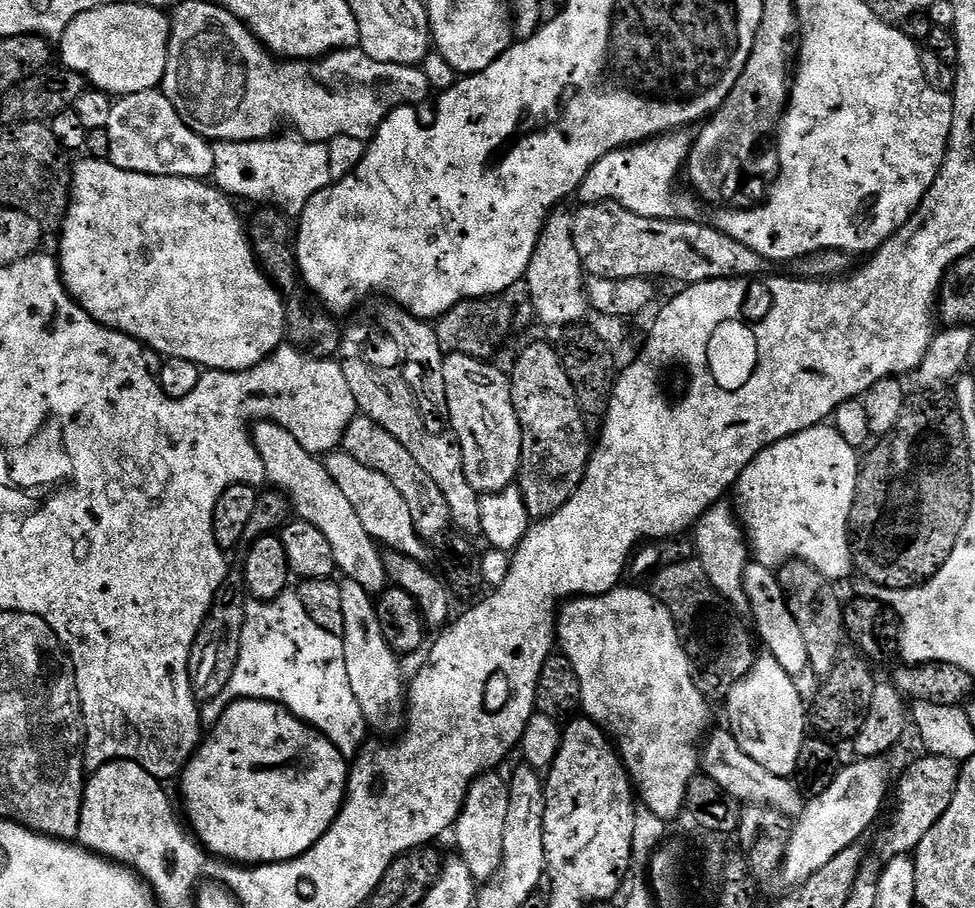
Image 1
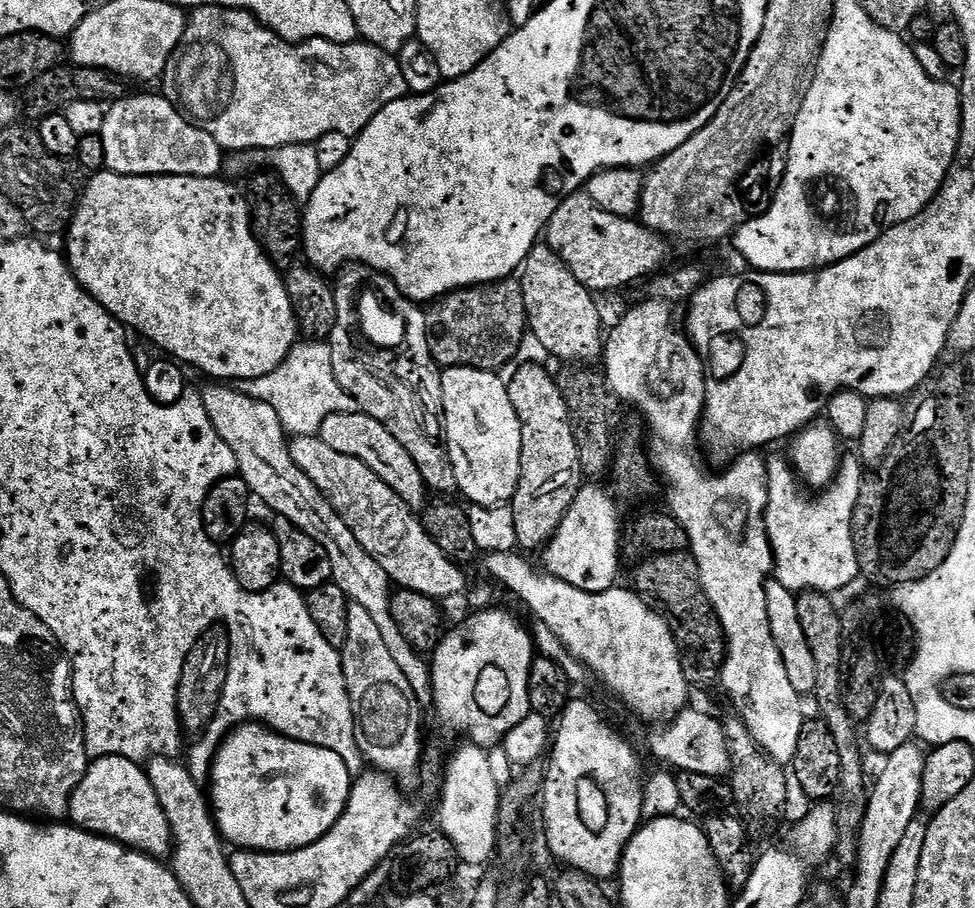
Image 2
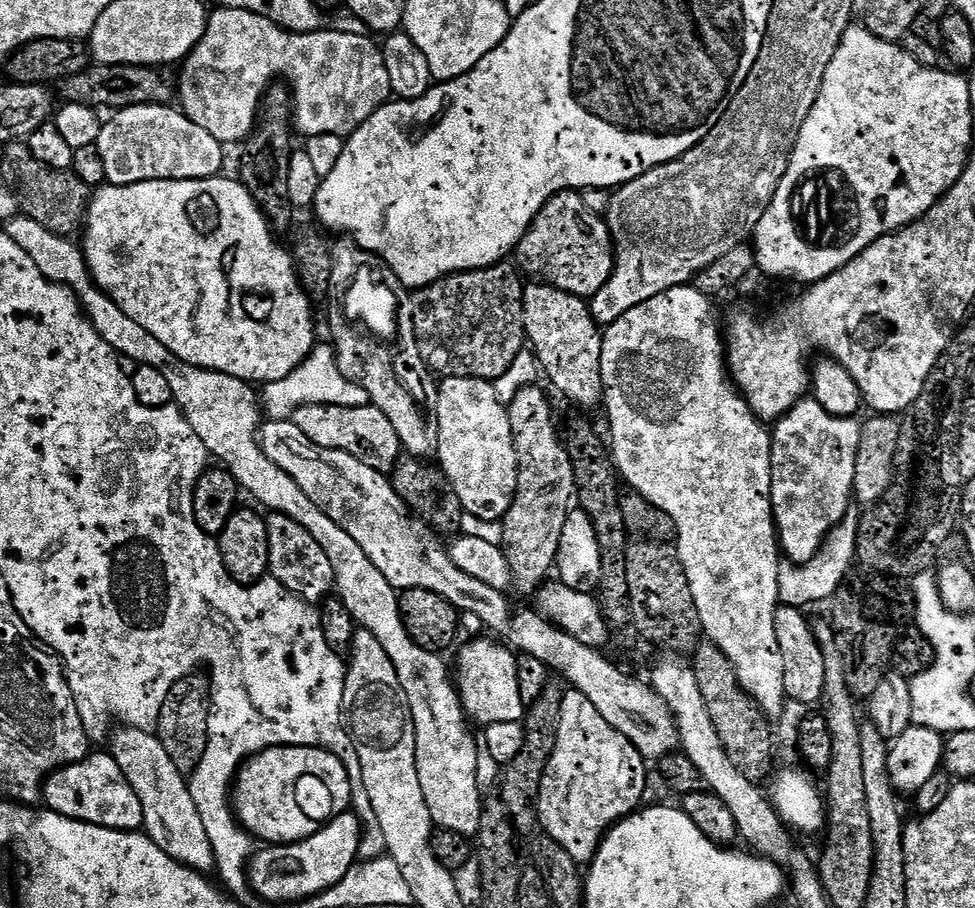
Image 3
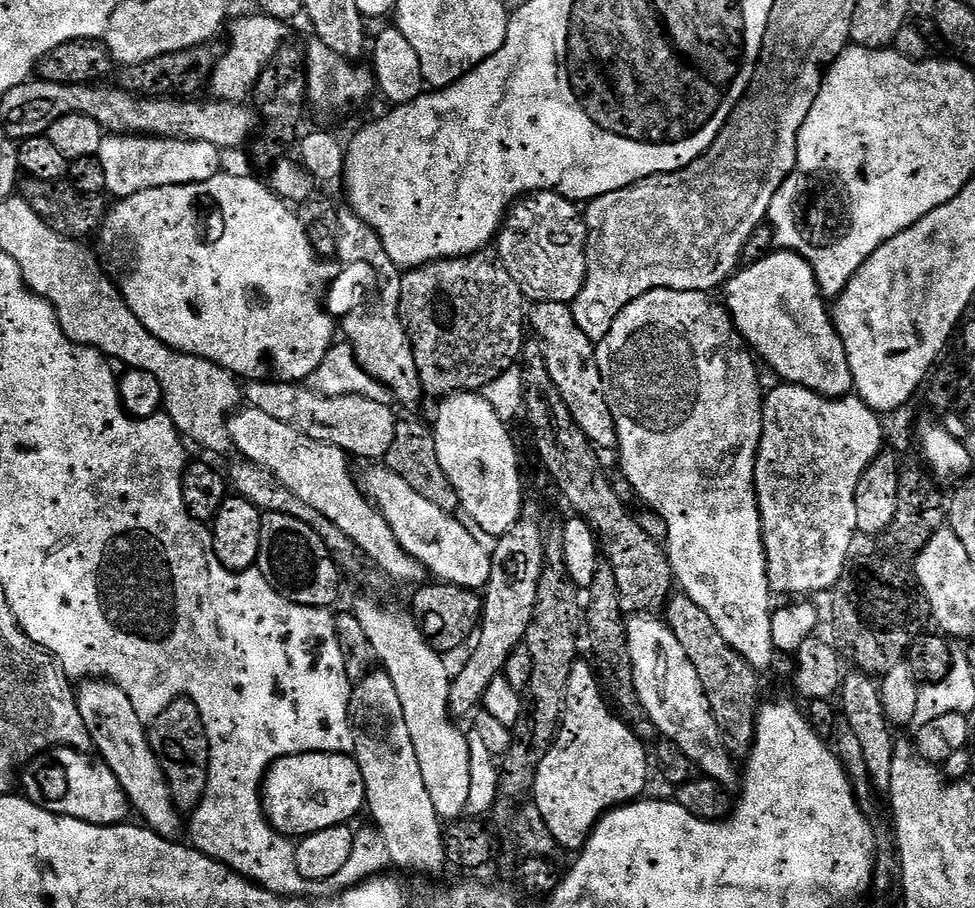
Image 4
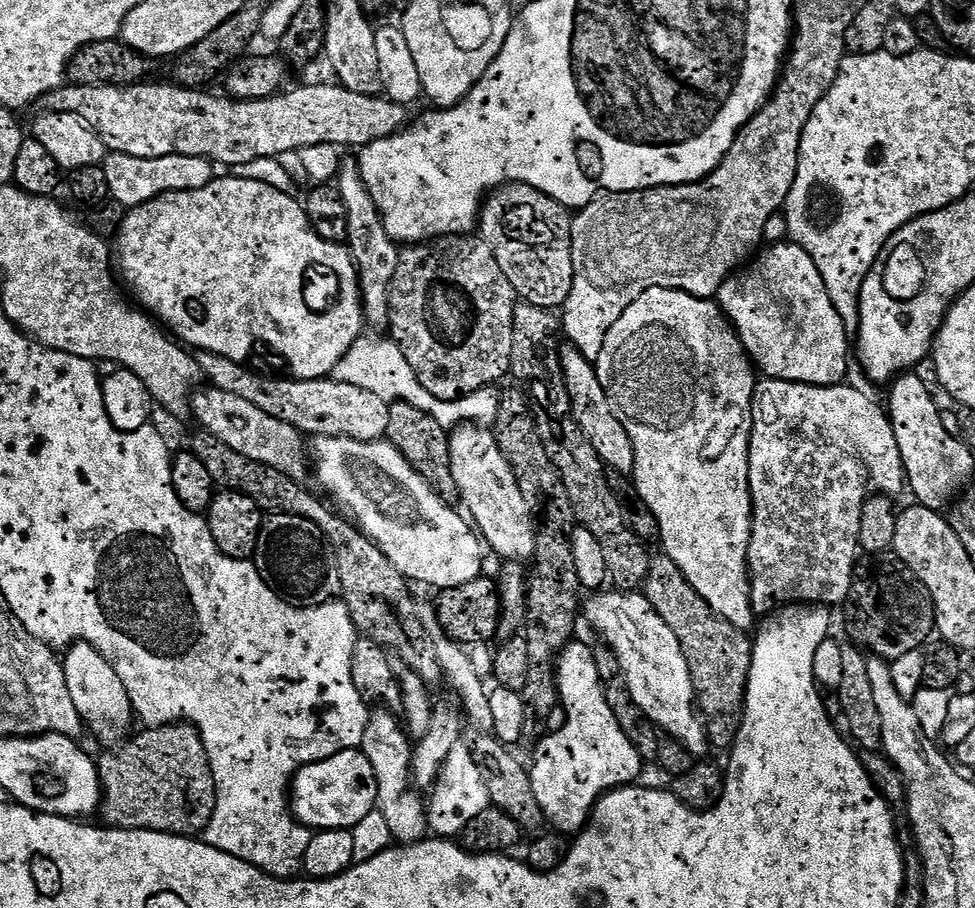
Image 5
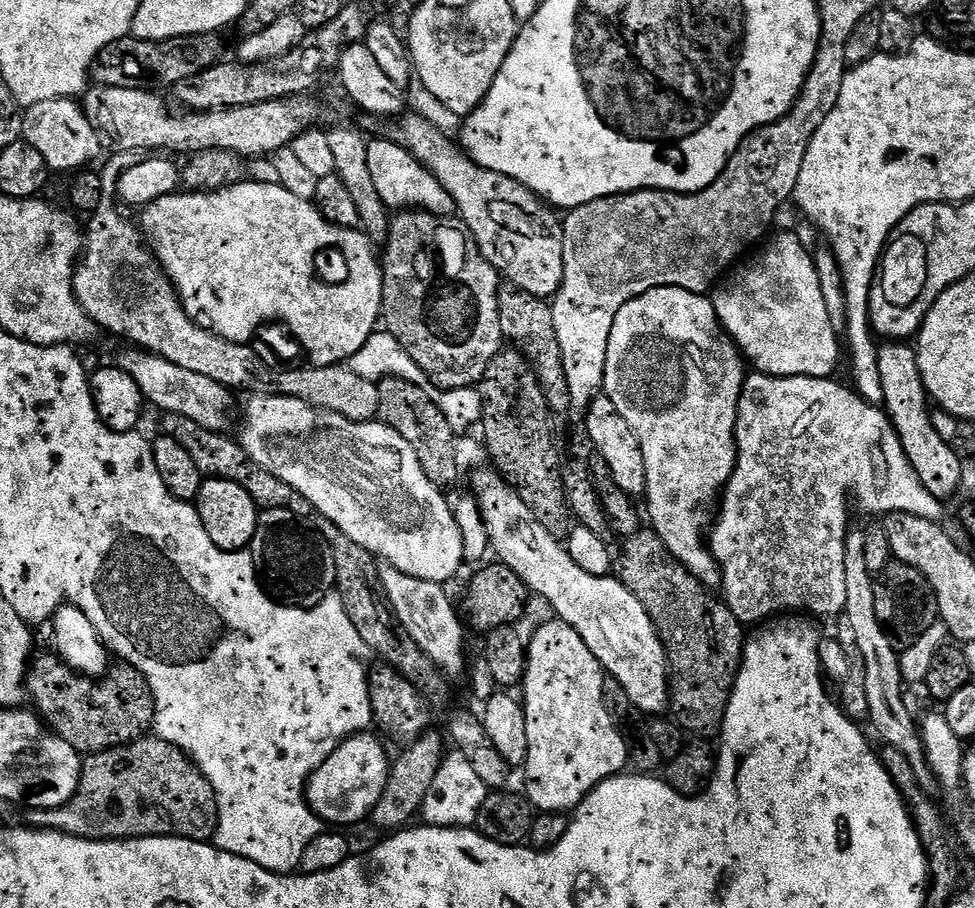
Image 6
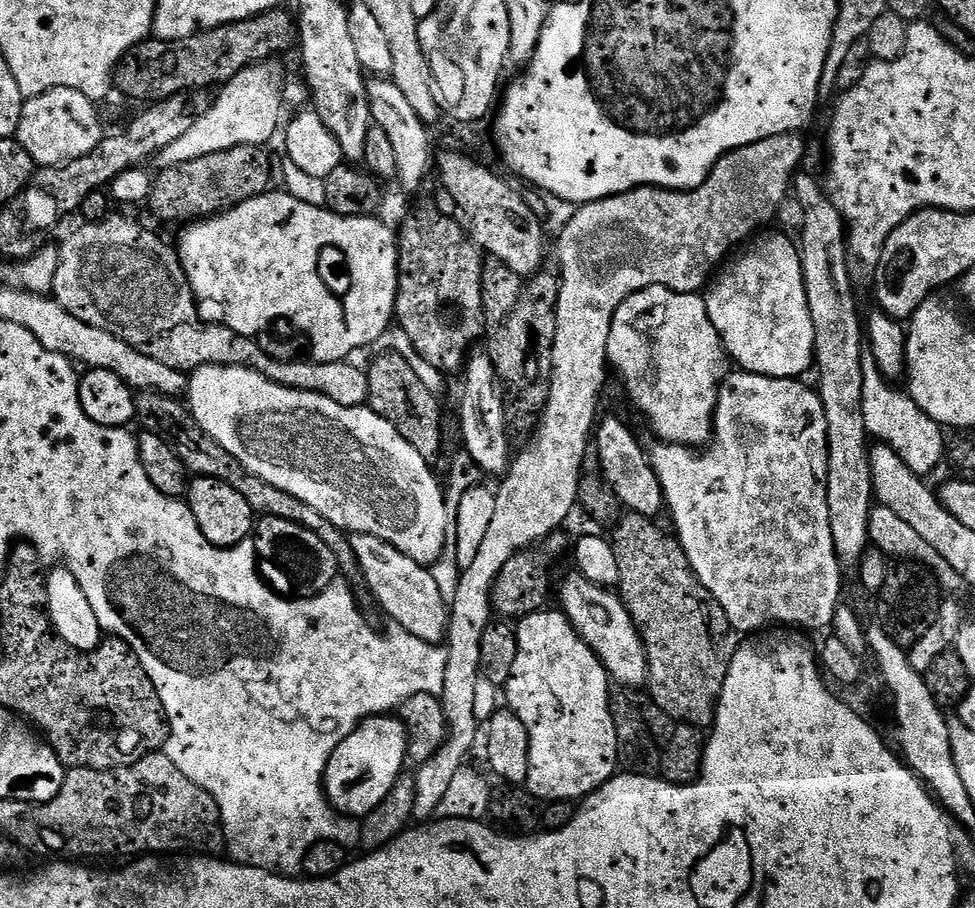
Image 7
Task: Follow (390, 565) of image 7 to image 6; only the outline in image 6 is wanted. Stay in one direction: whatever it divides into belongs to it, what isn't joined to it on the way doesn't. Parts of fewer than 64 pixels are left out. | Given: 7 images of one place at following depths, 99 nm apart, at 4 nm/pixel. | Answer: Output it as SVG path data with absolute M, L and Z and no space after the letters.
M384 566L380 568L380 586L384 594L385 600L388 602L389 608L392 609L395 619L398 621L399 627L402 629L405 636L409 636L415 644L420 647L426 655L428 655L434 663L436 663L437 668L444 673L445 677L453 678L452 676L460 676L464 672L464 624L465 621L462 619L460 621L460 616L456 613L456 608L452 605L452 600L448 597L448 588L443 584L435 584L429 580L423 580L422 578L414 578L410 574L404 574L402 570L397 568L391 568L389 566Z

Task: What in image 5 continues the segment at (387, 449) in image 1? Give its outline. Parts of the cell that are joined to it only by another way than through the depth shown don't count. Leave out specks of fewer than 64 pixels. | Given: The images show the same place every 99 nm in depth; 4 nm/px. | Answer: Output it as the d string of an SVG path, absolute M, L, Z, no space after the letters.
M200 352L198 356L203 379L226 394L238 394L245 402L266 410L270 418L278 418L294 426L301 434L318 436L345 436L362 442L383 440L388 435L390 426L389 401L362 390L359 386L350 386L347 382L338 382L331 378L323 380L298 380L287 378L279 380L276 376L259 376L251 372L239 360L222 358L213 352Z

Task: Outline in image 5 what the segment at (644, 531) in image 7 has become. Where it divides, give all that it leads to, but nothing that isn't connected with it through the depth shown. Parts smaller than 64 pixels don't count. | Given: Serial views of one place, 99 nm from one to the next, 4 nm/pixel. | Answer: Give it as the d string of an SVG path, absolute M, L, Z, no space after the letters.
M653 555L648 562L648 573L642 585L642 595L654 606L656 613L674 630L674 638L686 654L686 666L690 666L690 678L696 691L695 701L699 715L706 725L709 741L713 745L731 745L734 733L740 727L744 711L744 691L748 685L753 641L747 631L735 628L723 620L686 582L678 566L669 556Z

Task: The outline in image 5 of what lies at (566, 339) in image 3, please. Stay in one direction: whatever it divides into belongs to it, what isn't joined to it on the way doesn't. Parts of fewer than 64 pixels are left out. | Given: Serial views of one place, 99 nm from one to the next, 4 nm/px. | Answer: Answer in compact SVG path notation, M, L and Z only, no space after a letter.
M561 343L559 349L566 390L570 394L572 403L572 417L578 422L582 434L586 434L590 446L594 446L605 469L625 474L631 473L634 466L634 446L630 442L630 434L626 434L622 422L618 422L606 398L606 390L602 390L602 382L598 382L595 363L586 359L573 344Z

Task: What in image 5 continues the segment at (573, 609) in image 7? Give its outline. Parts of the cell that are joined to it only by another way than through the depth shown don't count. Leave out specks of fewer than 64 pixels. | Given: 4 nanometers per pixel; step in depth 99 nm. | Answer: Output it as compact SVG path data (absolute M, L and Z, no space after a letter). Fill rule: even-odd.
M465 422L451 429L448 438L448 461L454 482L460 491L459 503L468 507L467 515L475 531L508 562L528 562L536 554L536 530L532 515L518 490L518 482L510 462L498 450L495 435L487 427ZM600 590L588 601L583 601L582 616L592 623L592 628L601 636L603 643L612 649L624 671L624 683L632 700L643 710L645 716L656 725L661 733L678 741L693 758L704 758L710 749L708 733L702 727L695 701L696 691L690 678L690 666L686 666L686 654L682 654L682 646L678 638L674 638L674 630L662 622L662 618L650 606L650 602L636 590Z

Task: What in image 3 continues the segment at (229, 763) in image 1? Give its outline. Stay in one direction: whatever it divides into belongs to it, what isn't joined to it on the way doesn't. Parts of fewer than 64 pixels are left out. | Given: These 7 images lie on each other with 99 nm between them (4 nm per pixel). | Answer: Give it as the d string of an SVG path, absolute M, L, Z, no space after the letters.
M268 748L258 752L241 767L234 781L234 811L249 836L268 846L297 844L310 838L335 816L349 811L352 800L350 769L324 748Z

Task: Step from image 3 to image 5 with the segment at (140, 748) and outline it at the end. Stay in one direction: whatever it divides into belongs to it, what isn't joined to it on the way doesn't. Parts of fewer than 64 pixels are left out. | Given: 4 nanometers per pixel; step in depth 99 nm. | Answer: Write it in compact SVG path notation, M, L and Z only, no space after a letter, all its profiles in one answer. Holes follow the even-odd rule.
M77 642L67 649L63 657L64 673L66 674L66 687L70 689L70 699L84 719L84 727L89 733L96 735L96 740L103 746L115 746L129 735L128 727L134 724L132 703L128 697L126 686L122 678L110 666L94 646ZM68 655L68 657L66 656ZM128 732L128 733L127 733ZM125 735L125 736L124 736Z

